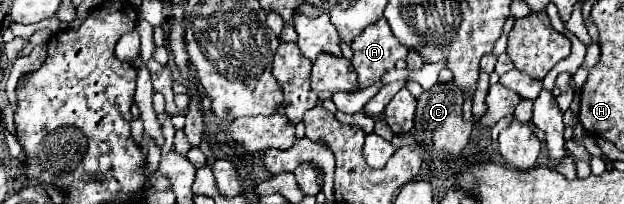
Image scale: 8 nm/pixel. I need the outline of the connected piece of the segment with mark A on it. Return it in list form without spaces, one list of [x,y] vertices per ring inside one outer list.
[[[386,19],[370,25],[352,41],[352,67],[358,73],[358,89],[380,85],[382,75],[394,69],[398,59],[404,59],[408,49],[398,43]]]

